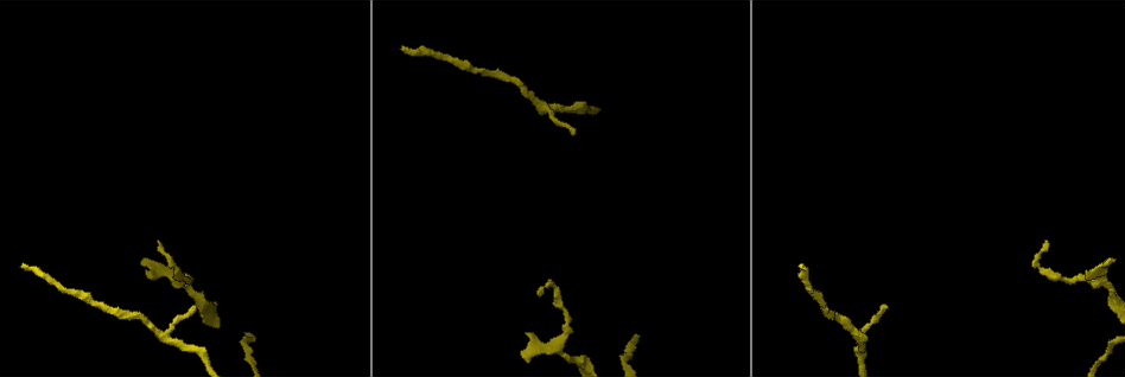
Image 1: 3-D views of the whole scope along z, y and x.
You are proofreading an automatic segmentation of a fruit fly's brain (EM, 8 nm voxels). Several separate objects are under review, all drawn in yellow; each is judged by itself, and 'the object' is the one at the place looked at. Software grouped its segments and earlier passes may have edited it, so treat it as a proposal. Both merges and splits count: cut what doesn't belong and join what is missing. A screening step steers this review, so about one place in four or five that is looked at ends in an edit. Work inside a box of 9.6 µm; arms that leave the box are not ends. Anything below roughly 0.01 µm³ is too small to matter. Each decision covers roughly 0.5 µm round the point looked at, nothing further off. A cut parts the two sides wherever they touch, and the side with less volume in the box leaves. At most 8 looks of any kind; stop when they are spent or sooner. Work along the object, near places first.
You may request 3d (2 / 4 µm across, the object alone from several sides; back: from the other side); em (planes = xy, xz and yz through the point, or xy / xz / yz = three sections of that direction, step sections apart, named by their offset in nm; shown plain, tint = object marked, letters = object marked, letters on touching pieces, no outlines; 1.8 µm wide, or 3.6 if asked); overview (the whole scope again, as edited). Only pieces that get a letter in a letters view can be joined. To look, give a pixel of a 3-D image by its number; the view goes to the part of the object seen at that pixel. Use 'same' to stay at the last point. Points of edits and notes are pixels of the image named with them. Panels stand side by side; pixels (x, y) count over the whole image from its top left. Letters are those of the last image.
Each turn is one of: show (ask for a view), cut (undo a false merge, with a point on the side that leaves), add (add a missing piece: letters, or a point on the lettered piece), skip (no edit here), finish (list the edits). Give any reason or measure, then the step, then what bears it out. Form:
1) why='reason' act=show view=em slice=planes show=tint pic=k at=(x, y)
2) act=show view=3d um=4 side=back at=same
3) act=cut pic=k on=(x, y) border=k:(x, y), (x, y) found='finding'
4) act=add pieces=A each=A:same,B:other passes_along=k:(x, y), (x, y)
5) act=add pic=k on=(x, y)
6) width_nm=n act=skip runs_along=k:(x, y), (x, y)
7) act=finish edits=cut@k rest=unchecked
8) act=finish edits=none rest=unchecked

why='end of a long branch' act=show view=em slice=planes show=letters pic=1 at=(403, 48)

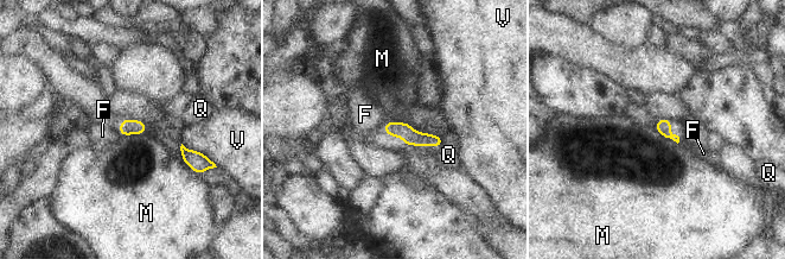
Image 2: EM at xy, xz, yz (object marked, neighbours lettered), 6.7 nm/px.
width_nm=100 act=skip each=F:other,M:other,Q:other,V:other runs_along=2:(388, 125), (413, 138), (439, 140) found='none of them fits'

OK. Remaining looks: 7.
why='branch stops here' act=show view=em slice=xy step=16 show=letters pic=1 at=(885, 307)

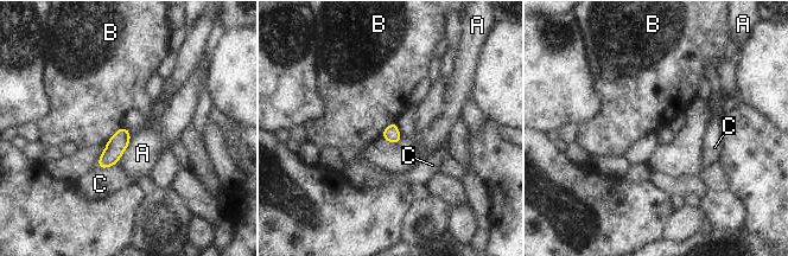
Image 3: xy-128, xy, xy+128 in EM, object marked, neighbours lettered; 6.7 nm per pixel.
act=show view=em slice=planes show=letters at=same

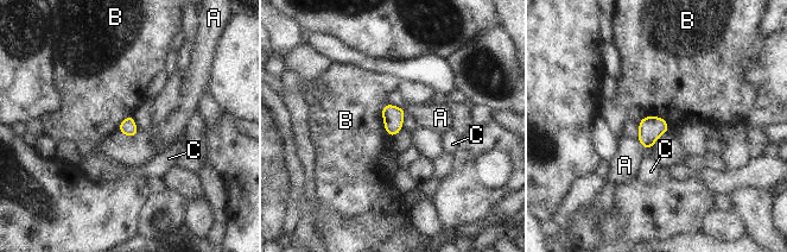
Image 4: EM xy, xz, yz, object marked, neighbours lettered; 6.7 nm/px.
act=skip each=A:other,B:other,C:other border=4:(385, 102), (384, 128), (392, 137) found='no lettered piece goes on from it'

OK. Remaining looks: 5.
why='an open end' act=show view=3d um=2 pic=1 at=(1046, 243)

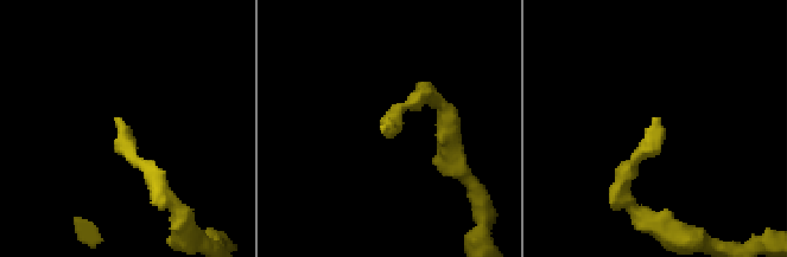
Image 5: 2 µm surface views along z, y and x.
act=show view=em slice=planes show=letters pic=5 at=(660, 119)

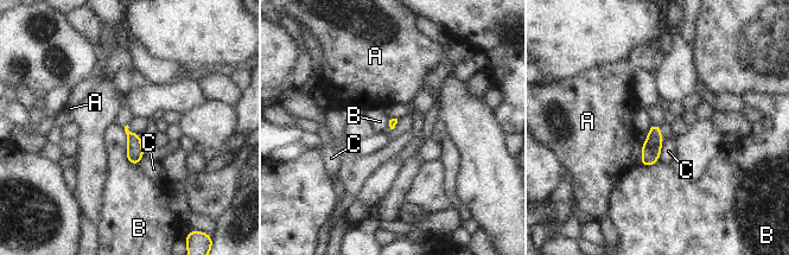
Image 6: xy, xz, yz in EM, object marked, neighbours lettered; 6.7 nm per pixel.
act=skip each=A:other,B:other,C:other border=6:(123, 128), (127, 159), (135, 166) found='none of them fits'

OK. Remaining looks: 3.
act=finish edits=none rest=unchecked

